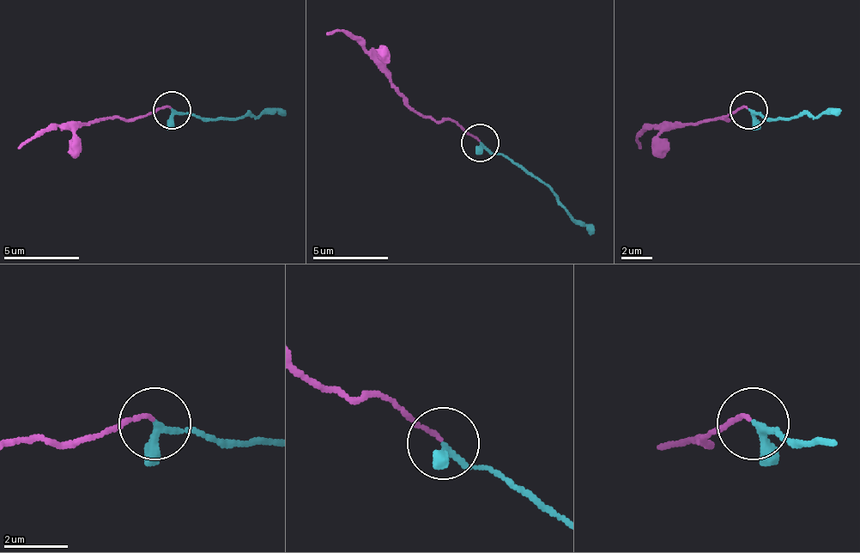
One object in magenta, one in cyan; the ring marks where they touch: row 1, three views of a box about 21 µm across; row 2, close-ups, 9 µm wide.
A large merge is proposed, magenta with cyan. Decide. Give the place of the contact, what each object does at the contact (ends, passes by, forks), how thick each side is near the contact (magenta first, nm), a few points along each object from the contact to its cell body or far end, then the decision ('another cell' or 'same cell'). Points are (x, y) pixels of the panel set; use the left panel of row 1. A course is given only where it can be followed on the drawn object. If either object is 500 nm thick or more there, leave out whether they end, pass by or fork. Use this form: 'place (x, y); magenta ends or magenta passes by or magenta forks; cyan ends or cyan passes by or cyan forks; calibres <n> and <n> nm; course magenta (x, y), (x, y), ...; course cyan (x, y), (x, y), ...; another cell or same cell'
place (172, 110); magenta ends; cyan passes by; calibres 110 and 200 nm; course magenta (171, 107), (140, 118), (57, 122), (19, 148); course cyan (171, 111), (223, 118), (284, 111); same cell

